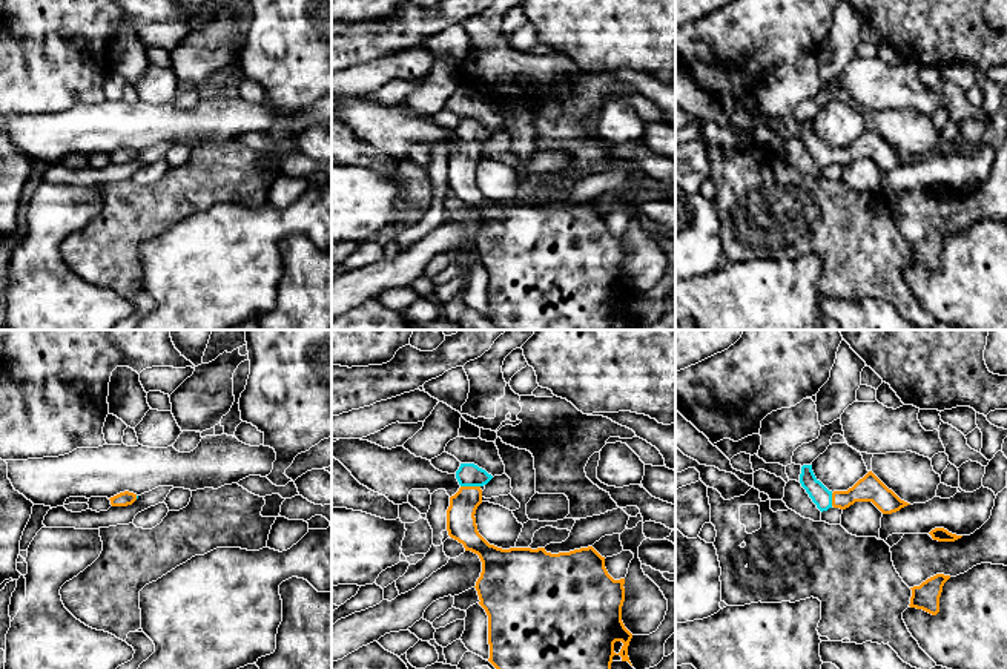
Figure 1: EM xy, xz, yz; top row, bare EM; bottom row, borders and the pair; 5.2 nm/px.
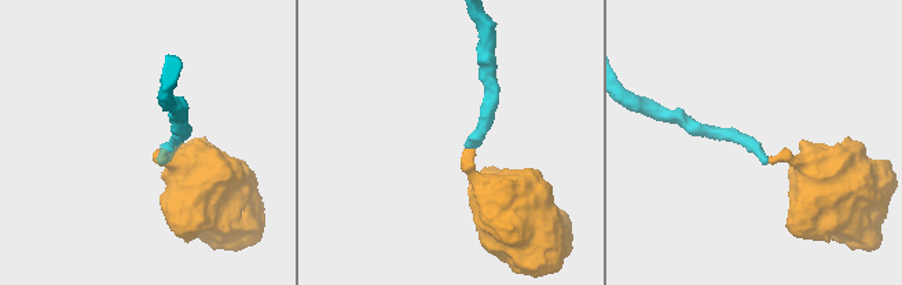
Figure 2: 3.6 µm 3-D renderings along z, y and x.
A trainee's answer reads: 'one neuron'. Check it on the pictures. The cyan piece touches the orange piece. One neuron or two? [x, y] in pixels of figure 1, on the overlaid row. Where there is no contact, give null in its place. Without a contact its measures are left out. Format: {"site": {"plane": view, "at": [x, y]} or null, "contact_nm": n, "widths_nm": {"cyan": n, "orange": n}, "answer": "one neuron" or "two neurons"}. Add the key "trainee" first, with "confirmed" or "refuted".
{"trainee": "confirmed", "site": {"plane": "xz", "at": [470, 485]}, "contact_nm": 100, "widths_nm": {"cyan": 130, "orange": 160}, "answer": "one neuron"}

